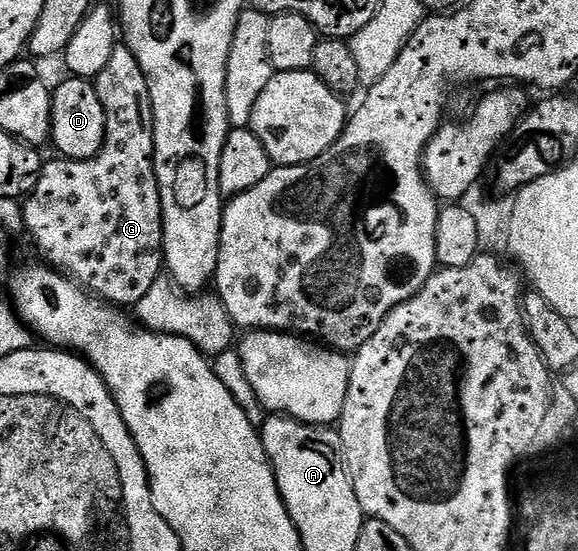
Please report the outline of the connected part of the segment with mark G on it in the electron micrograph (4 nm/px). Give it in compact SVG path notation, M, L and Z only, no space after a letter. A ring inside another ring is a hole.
M118 45L108 60L106 66L98 77L93 80L96 93L100 93L100 105L104 105L104 117L106 118L106 140L100 149L100 153L91 159L79 159L77 161L57 161L58 163L43 162L42 172L36 181L36 185L31 189L30 194L25 196L20 207L20 219L26 222L26 231L34 238L36 246L42 250L42 255L47 264L55 271L62 272L66 278L78 284L84 291L89 291L91 295L119 308L130 309L134 304L156 285L158 279L164 275L164 256L162 253L162 202L160 201L160 189L158 188L158 178L154 168L154 110L152 109L152 97L148 89L148 81L144 69L140 69L140 61L130 52L130 48L125 45Z

